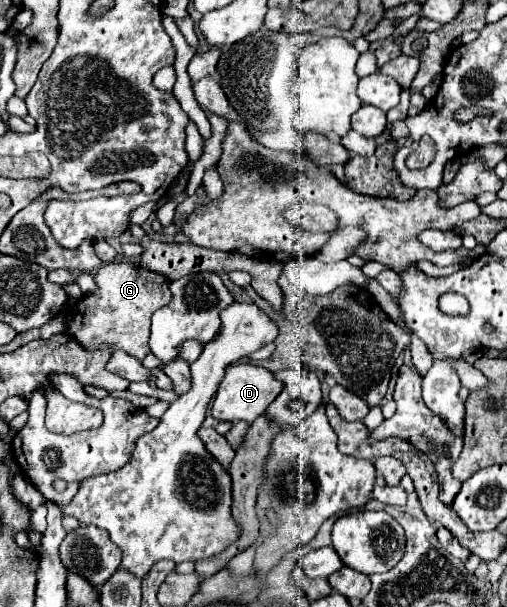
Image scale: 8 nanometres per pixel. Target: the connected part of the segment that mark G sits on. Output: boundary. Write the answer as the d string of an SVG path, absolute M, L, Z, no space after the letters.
M112 262L100 266L96 274L96 284L100 286L100 290L86 296L86 306L70 312L66 332L88 350L114 346L116 350L124 350L130 356L142 360L150 352L150 318L158 308L170 302L168 280L162 274L132 266L128 262Z

